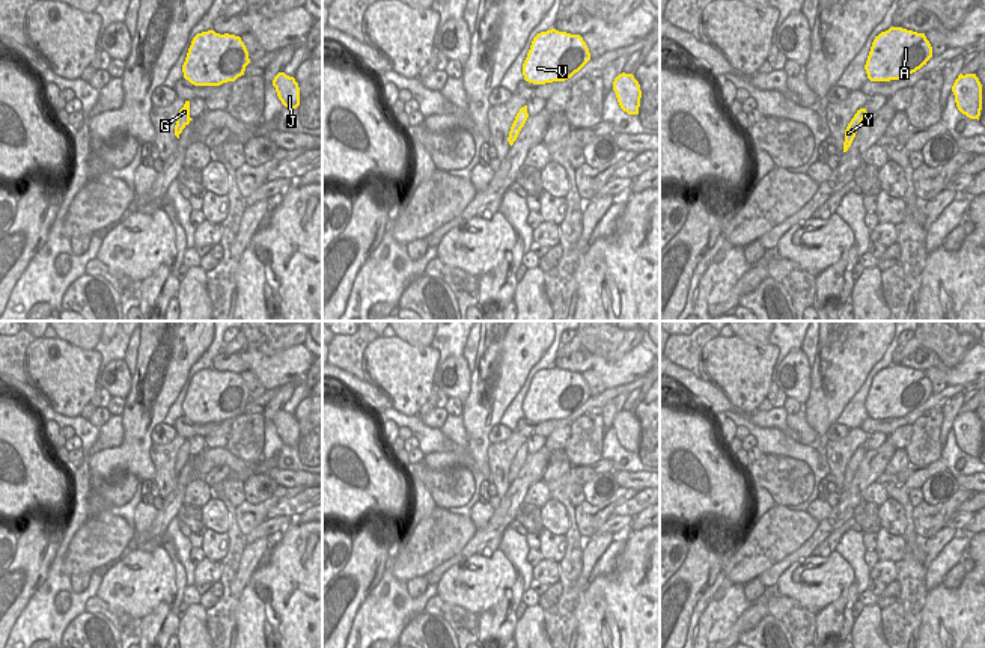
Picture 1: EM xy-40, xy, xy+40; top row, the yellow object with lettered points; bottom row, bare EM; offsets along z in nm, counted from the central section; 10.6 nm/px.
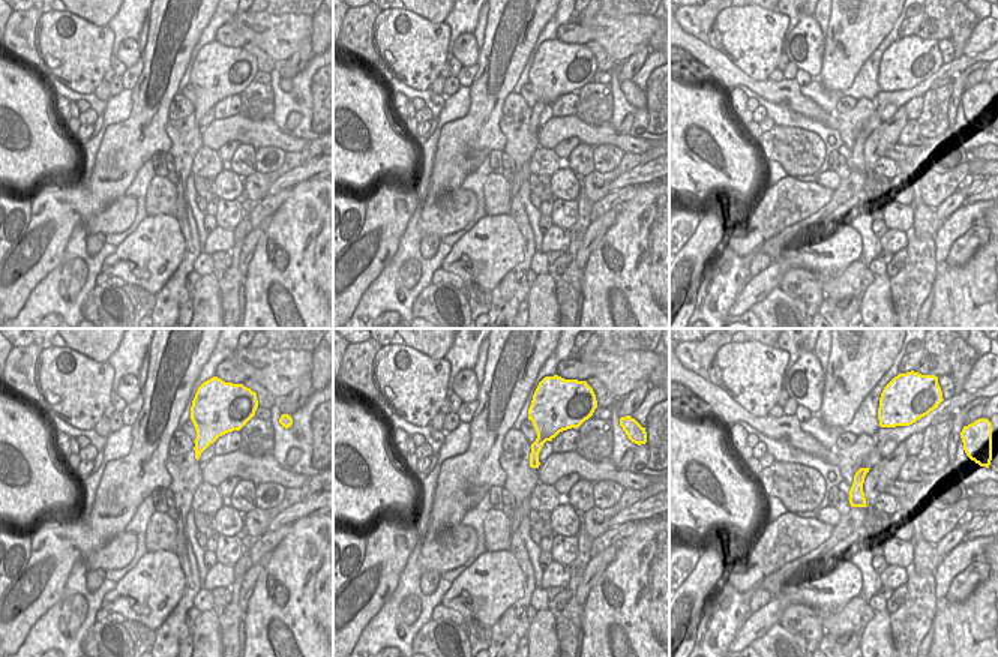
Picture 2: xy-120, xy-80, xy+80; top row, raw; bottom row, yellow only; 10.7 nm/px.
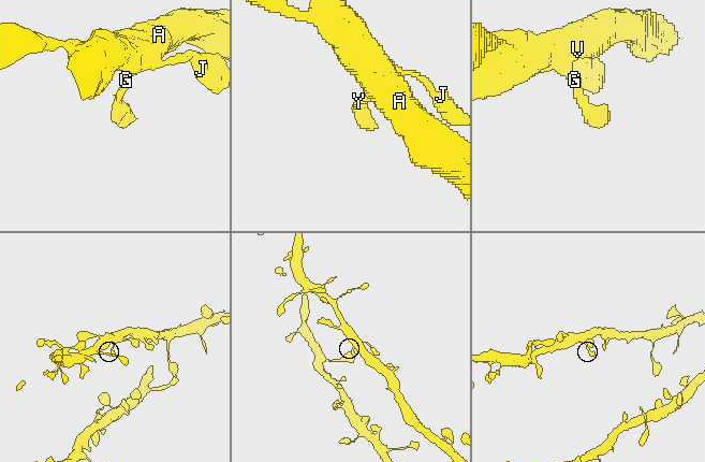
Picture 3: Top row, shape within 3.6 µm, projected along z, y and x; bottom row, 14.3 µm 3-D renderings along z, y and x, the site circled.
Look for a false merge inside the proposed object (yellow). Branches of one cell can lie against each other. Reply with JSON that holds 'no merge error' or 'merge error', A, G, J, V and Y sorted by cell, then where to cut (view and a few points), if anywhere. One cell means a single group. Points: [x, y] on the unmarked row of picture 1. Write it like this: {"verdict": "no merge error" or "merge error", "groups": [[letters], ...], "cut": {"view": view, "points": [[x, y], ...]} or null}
{"verdict": "no merge error", "groups": [["A", "G", "J", "V", "Y"]], "cut": null}

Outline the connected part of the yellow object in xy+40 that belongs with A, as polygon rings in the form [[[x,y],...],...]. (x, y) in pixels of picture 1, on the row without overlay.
[[[890,365],[875,374],[865,407],[871,419],[902,417],[932,395],[925,371]]]

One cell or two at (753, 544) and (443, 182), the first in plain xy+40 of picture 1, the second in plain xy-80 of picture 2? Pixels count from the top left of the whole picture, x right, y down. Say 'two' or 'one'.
two

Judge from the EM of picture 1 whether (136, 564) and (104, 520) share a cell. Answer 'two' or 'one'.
two

